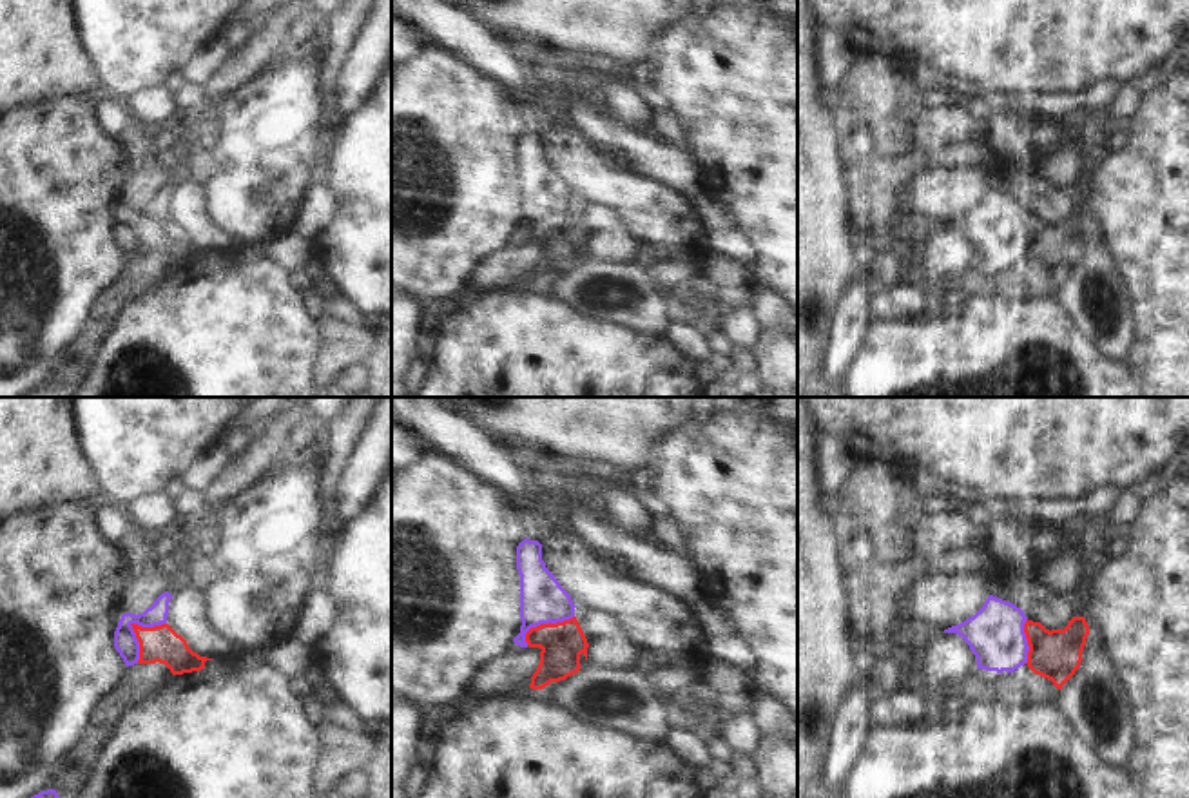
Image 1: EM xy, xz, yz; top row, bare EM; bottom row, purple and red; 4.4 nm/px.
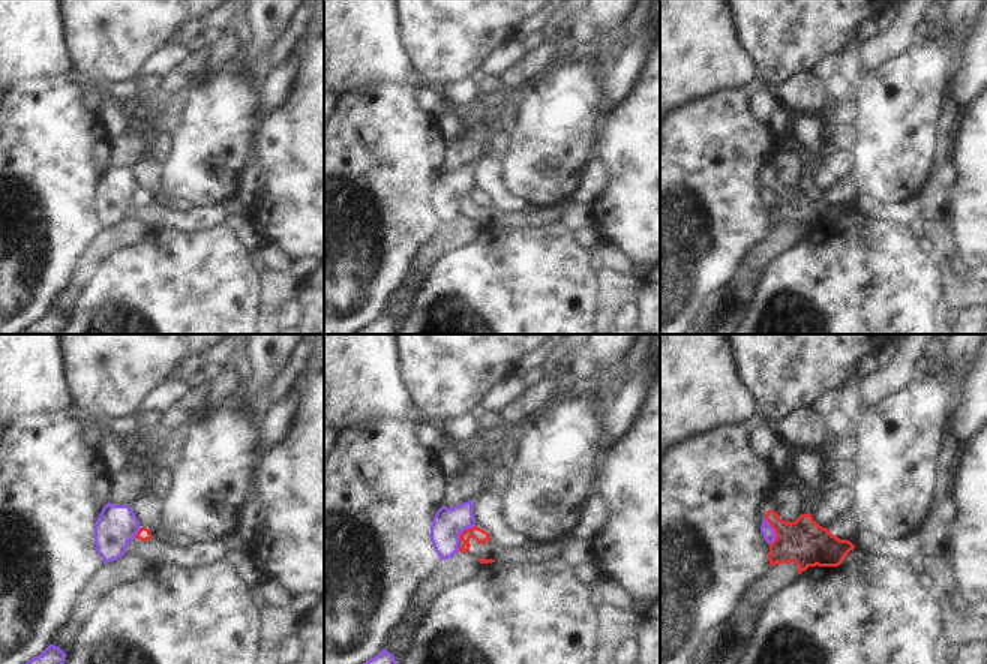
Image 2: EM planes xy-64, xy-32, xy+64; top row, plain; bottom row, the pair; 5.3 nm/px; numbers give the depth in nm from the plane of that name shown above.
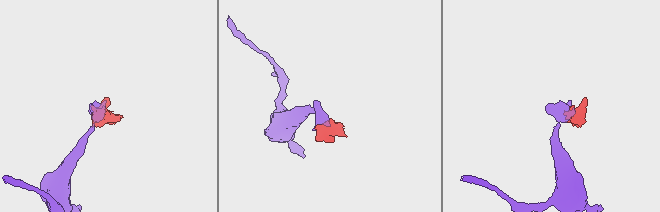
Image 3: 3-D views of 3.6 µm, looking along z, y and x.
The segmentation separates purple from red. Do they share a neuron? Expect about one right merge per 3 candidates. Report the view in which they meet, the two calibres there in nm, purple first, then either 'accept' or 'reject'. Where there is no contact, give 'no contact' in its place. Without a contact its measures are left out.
xy | 110/160 nm | reject

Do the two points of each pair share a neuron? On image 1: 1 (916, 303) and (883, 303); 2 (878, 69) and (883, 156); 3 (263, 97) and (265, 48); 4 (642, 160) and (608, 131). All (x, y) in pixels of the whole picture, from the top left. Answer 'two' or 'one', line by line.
1: one
2: one
3: two
4: one

